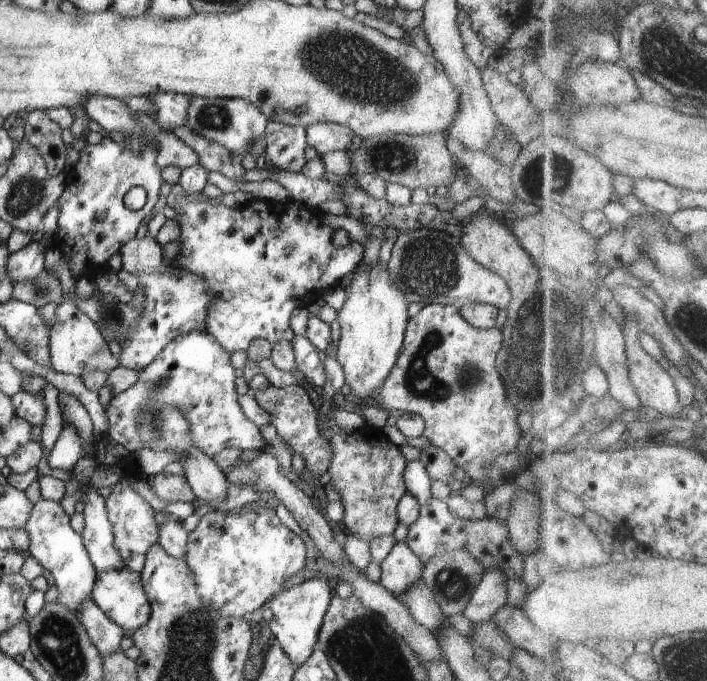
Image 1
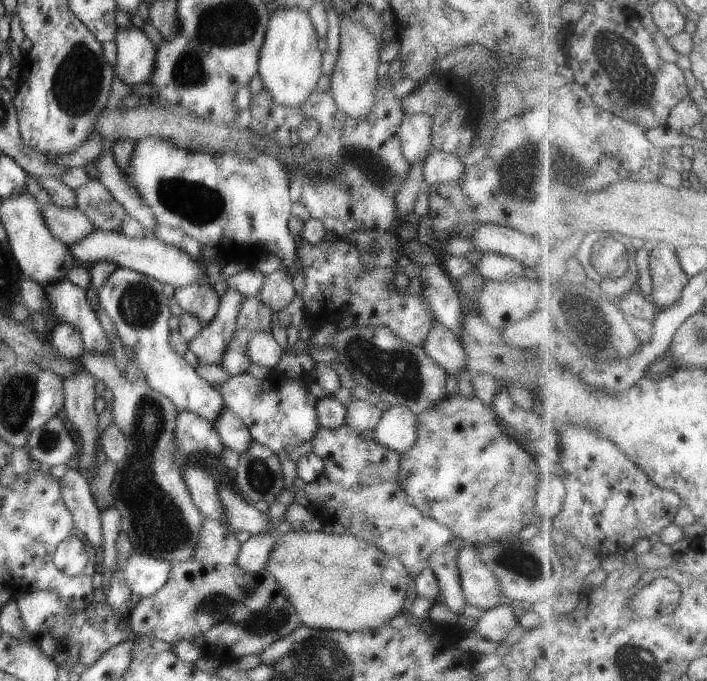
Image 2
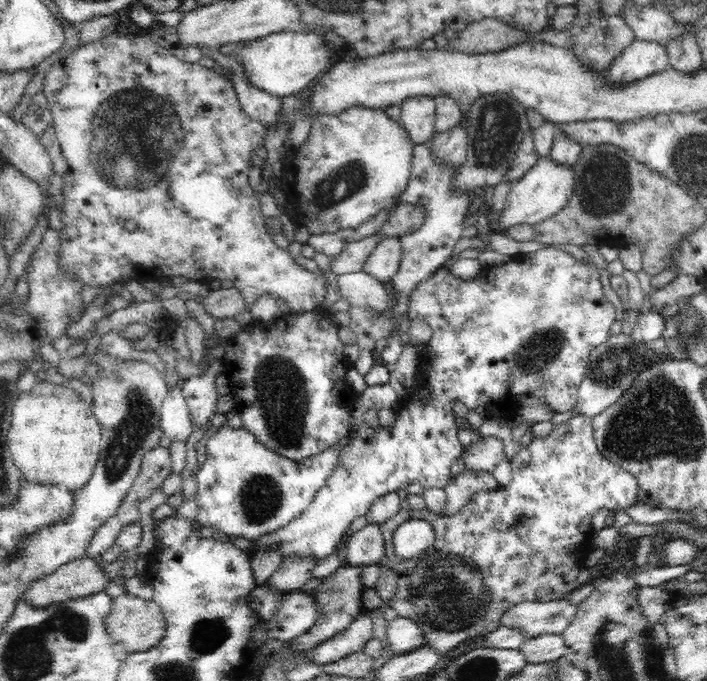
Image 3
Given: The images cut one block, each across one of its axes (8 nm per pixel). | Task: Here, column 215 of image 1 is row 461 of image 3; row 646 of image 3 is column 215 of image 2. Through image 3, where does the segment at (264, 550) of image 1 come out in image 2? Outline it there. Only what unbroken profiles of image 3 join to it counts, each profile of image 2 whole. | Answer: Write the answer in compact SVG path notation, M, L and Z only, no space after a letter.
M179 411L175 429L175 457L179 467L187 467L185 456L193 452L210 452L216 457L221 456L222 441L209 420L189 412Z

